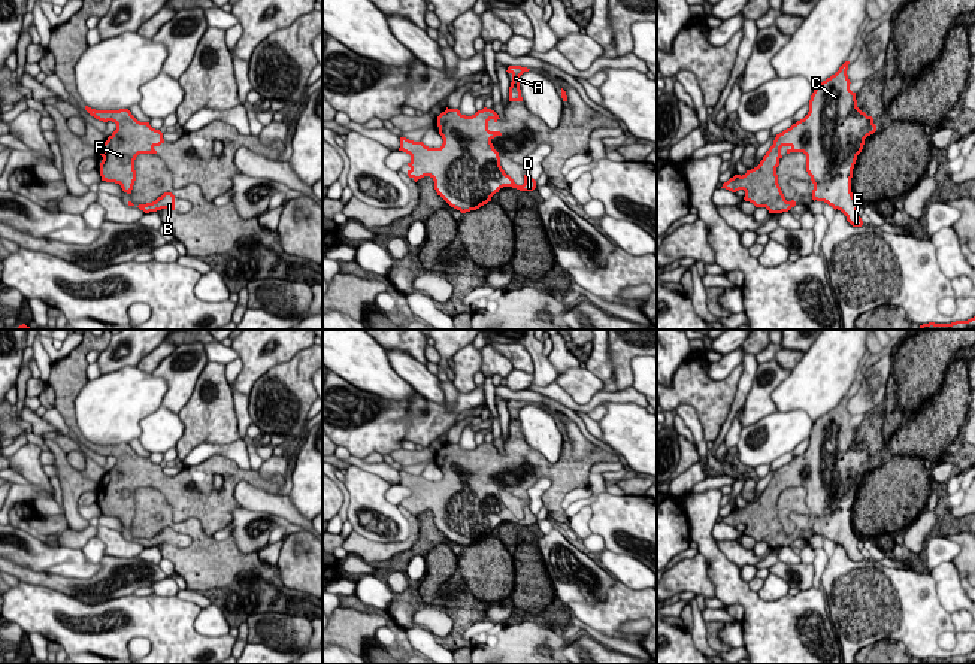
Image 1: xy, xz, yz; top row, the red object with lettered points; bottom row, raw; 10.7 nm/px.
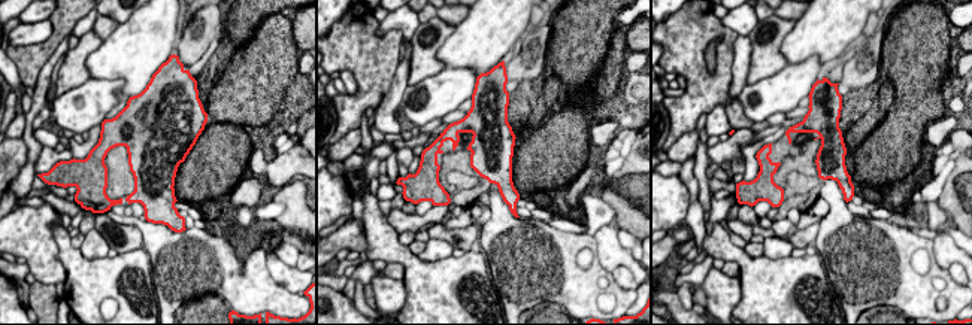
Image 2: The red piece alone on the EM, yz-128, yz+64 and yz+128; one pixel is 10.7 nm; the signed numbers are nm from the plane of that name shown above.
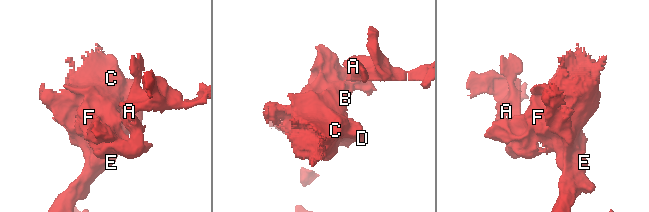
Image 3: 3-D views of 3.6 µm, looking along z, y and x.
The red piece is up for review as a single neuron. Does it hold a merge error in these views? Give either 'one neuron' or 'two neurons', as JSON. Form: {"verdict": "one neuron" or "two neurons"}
{"verdict": "one neuron"}

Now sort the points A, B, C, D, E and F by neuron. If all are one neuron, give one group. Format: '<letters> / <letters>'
A B C D E F

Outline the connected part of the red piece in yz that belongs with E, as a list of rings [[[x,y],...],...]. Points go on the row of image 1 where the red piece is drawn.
[[[845,61],[839,70],[818,84],[809,100],[808,115],[793,124],[790,128],[776,134],[760,164],[745,175],[735,175],[721,188],[732,192],[745,191],[745,201],[756,207],[766,207],[769,213],[788,212],[796,201],[787,201],[778,184],[776,167],[779,166],[781,148],[787,146],[787,154],[803,152],[806,155],[806,172],[814,184],[812,200],[824,201],[835,210],[841,210],[853,227],[862,227],[863,221],[857,213],[859,201],[851,192],[851,178],[857,155],[862,152],[865,139],[876,131],[873,118],[857,107],[856,93],[850,90],[847,75],[850,61]]]

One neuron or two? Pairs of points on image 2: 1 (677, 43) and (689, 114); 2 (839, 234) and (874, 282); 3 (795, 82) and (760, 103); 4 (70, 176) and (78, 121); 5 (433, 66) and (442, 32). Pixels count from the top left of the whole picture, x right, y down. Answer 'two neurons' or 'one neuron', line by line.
1: one neuron
2: one neuron
3: one neuron
4: two neurons
5: one neuron

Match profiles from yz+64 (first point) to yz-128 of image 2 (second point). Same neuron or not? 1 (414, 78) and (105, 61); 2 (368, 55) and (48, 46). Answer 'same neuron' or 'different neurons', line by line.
1: different neurons
2: same neuron

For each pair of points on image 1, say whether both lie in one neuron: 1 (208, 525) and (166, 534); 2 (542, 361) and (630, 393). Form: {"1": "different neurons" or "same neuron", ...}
{"1": "same neuron", "2": "different neurons"}

